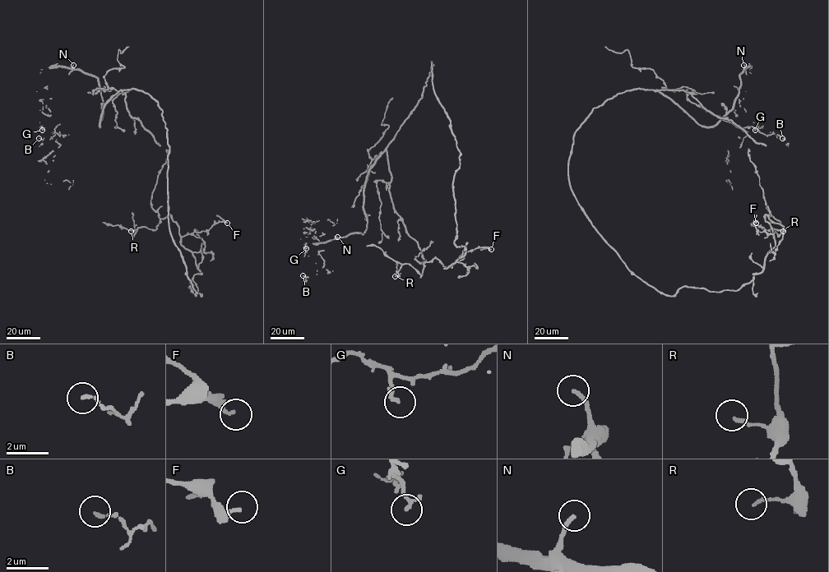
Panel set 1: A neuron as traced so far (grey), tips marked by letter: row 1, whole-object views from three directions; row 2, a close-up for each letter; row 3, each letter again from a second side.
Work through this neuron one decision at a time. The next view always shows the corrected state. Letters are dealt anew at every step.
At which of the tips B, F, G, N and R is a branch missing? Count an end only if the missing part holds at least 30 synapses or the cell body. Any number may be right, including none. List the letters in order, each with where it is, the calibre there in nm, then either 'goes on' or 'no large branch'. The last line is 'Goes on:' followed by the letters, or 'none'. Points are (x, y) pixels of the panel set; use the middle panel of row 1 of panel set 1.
B: at (303, 275); 140 nm thick; no large branch
F: at (491, 249); 190 nm thick; no large branch
G: at (306, 248); 170 nm thick; no large branch
N: at (337, 237); 200 nm thick; no large branch
R: at (395, 276); 150 nm thick; no large branch
Goes on: none

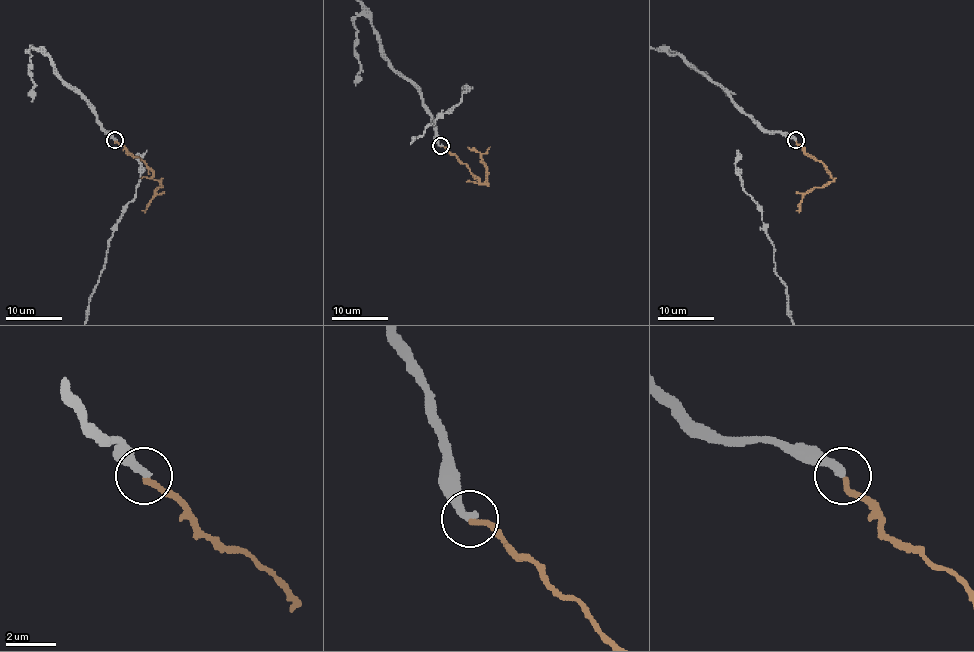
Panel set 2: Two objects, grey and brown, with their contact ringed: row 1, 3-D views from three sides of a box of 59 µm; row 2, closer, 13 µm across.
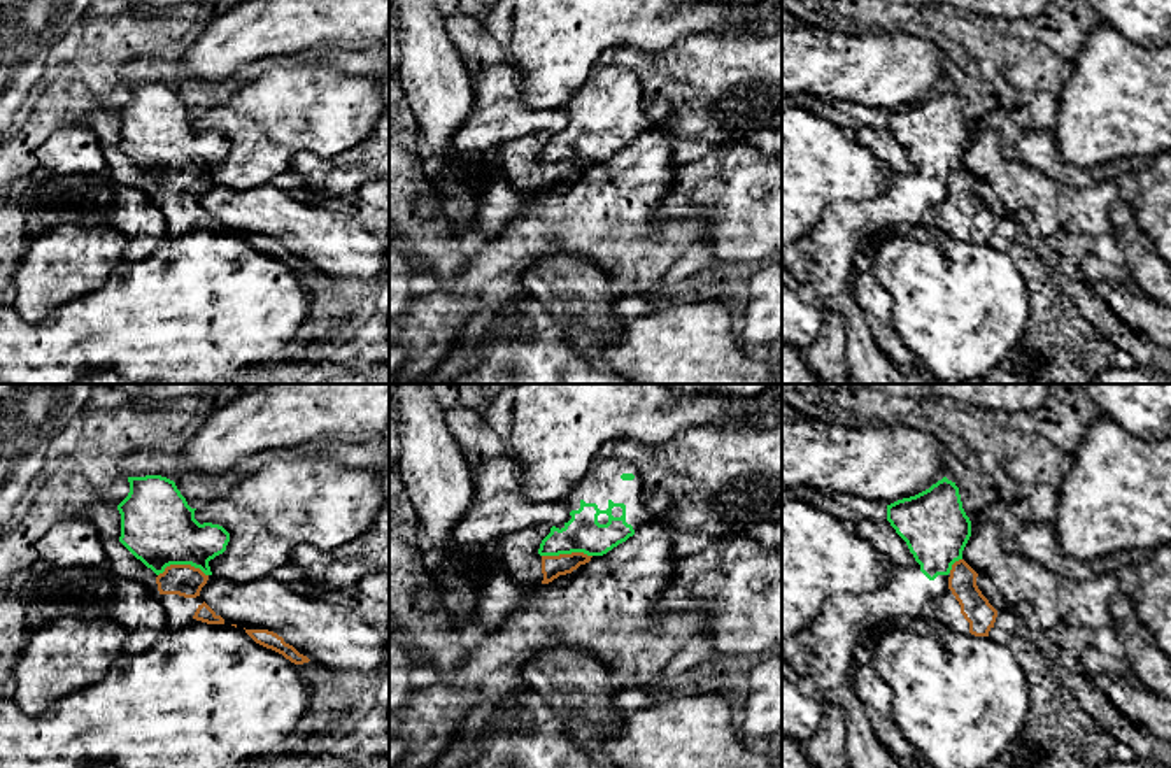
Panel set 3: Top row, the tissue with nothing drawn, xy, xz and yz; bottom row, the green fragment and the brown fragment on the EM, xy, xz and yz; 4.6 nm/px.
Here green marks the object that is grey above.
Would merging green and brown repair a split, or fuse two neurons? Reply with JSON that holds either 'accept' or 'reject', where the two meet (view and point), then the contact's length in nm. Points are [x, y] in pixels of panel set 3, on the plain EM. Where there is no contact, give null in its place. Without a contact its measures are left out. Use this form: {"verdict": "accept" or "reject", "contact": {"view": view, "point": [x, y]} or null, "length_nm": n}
{"verdict": "reject", "contact": {"view": "xy", "point": [183, 170]}, "length_nm": 240}

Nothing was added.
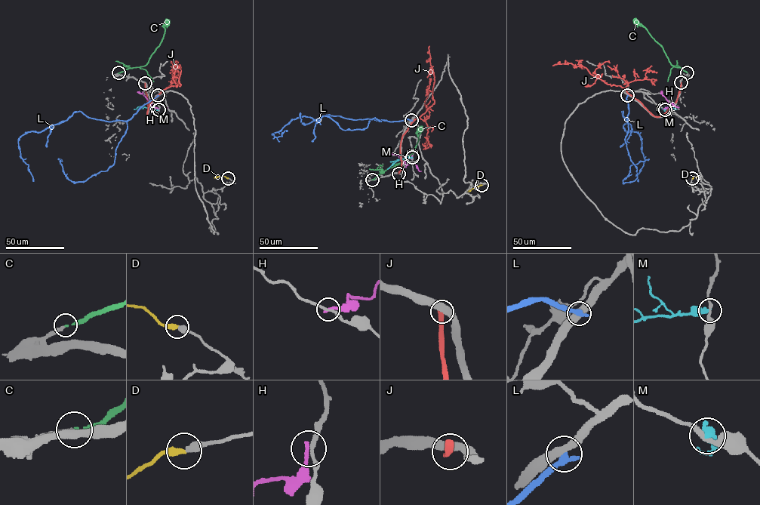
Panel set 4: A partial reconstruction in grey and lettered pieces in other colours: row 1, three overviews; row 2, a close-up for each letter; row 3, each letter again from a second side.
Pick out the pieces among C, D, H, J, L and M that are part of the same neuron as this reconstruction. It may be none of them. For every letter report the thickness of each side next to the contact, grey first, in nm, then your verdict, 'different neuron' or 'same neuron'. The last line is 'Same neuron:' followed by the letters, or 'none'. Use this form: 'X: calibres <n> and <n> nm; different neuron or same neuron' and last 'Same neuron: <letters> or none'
C: calibres 280 and 140 nm; same neuron
D: calibres 440 and 400 nm; same neuron
H: calibres 190 and 240 nm; different neuron
J: calibres 500 and 320 nm; different neuron
L: calibres 480 and 440 nm; different neuron
M: calibres 220 and 420 nm; different neuron
Same neuron: C, D

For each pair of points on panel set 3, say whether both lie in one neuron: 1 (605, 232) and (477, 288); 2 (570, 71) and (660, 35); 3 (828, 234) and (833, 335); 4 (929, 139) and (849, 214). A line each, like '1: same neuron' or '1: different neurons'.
1: same neuron
2: same neuron
3: different neurons
4: same neuron

